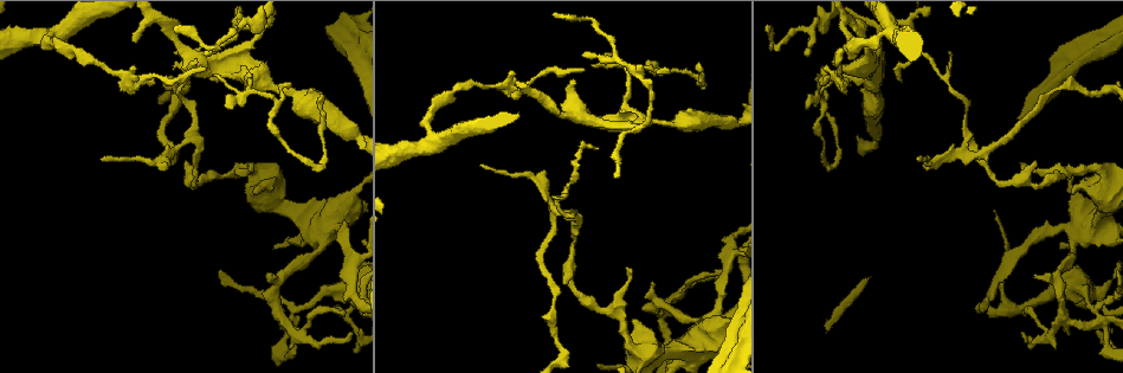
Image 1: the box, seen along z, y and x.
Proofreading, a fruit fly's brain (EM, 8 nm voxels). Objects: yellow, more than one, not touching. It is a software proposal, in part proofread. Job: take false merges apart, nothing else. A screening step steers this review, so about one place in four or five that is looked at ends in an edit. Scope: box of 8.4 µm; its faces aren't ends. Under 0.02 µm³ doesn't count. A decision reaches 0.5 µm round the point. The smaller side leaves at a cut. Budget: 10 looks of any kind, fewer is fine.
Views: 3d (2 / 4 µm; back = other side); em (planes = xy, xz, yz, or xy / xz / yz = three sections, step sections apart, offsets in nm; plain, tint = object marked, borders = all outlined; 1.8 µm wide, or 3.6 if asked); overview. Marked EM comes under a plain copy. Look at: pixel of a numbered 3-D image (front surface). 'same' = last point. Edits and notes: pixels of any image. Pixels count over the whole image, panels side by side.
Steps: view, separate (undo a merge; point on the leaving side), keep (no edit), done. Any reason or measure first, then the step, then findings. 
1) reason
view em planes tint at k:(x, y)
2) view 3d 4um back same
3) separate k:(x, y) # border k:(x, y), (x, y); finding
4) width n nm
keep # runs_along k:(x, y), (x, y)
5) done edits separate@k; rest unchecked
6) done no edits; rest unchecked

view em yz step 4 borders at 1:(539, 96)

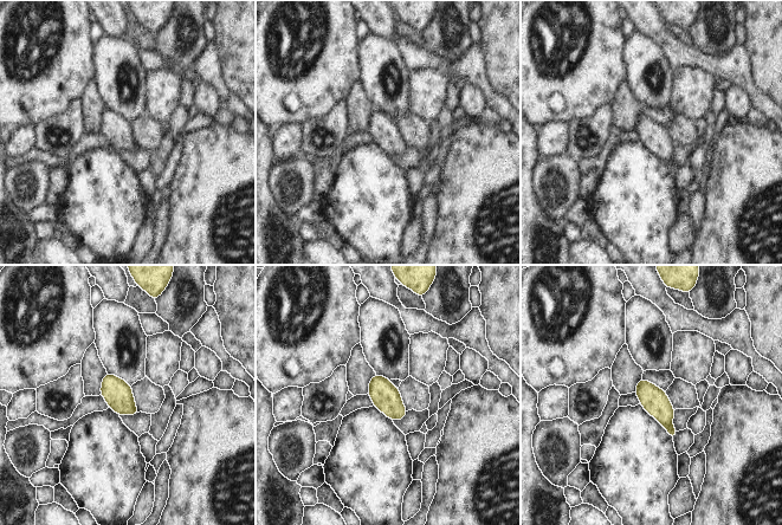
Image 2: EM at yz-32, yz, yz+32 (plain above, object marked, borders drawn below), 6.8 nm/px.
view em planes borders same

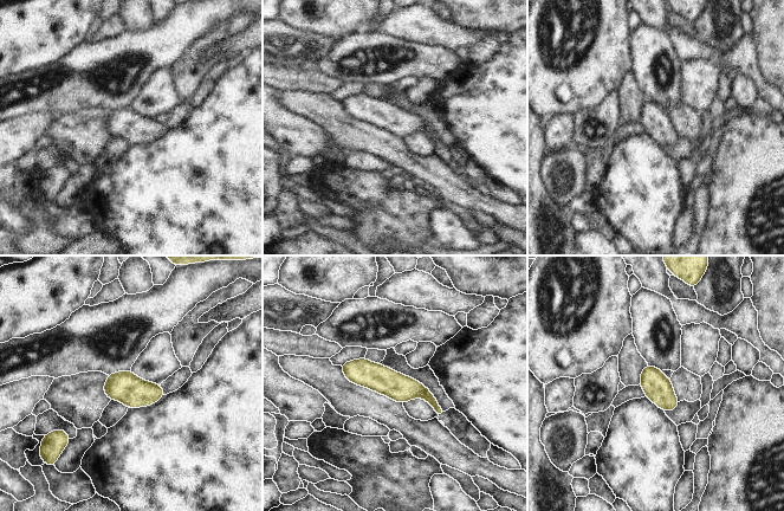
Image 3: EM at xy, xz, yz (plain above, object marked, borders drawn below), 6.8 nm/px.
width 190 nm
keep # runs_along 3:(344, 367), (420, 390), (440, 413); one neuron here

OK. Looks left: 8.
four-way junction
view em planes tint at 1:(250, 66)

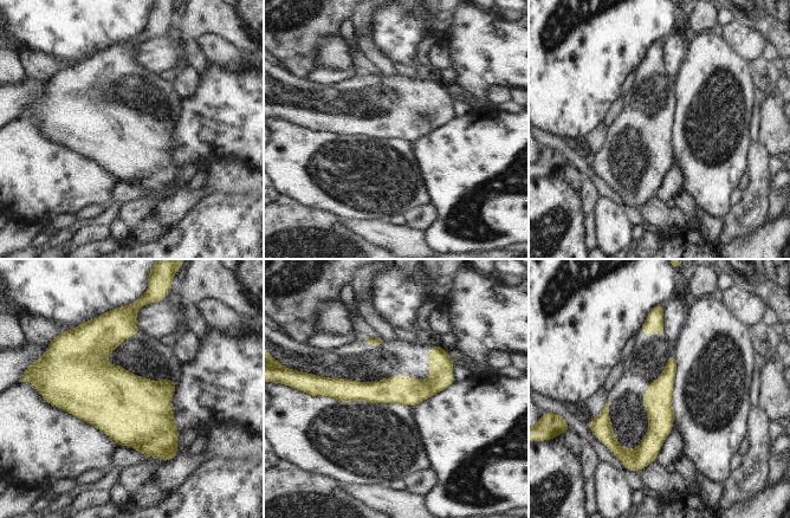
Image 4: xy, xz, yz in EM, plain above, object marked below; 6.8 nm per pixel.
keep # runs_along 4:(449, 363), (420, 390), (325, 386); continuous, no second neuron

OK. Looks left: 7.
sudden change in width
view 3d 4um back at 1:(1088, 225)

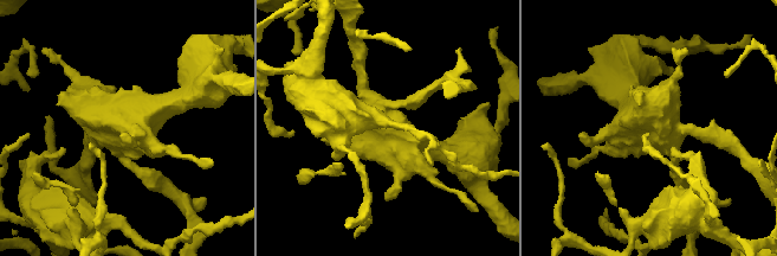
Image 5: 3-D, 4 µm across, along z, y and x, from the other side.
view em 3.6um planes tint at 5:(389, 129)

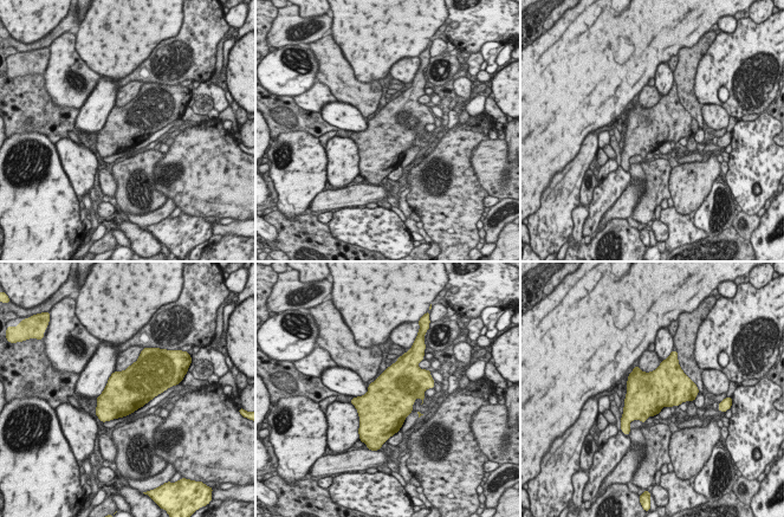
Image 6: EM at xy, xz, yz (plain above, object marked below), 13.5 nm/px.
keep # one neuron here

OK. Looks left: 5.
closes a loop
view 3d 4um at 1:(292, 320)

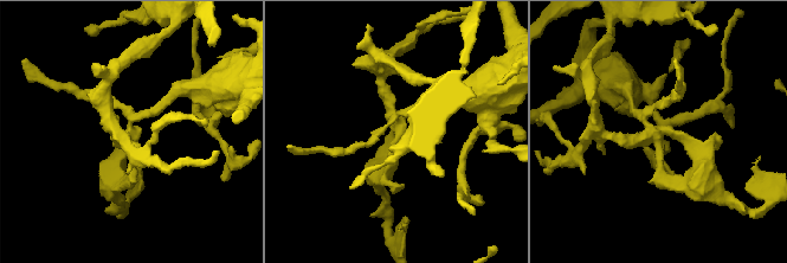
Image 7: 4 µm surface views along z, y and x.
view em planes tint at 7:(650, 130)

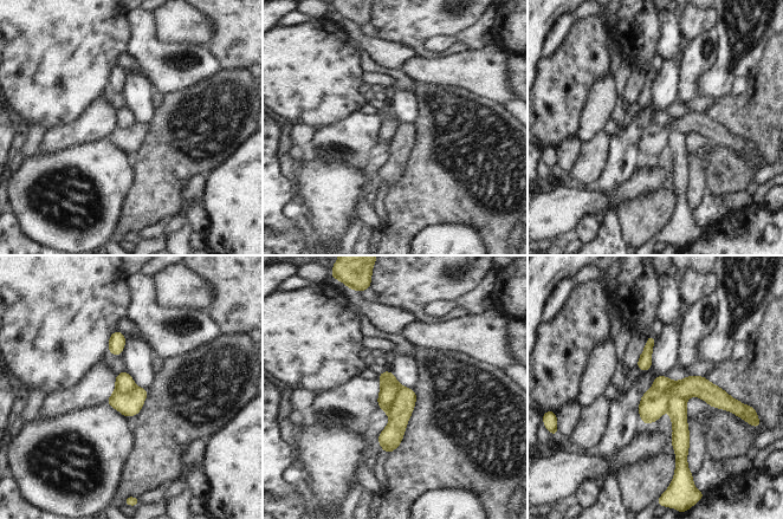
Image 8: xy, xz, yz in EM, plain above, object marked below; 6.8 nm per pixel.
separate 8:(387, 395) # border 8:(392, 383), (396, 394), (386, 412); a second neuron is stuck on

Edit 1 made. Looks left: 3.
done edits separate@8; rest unchecked

